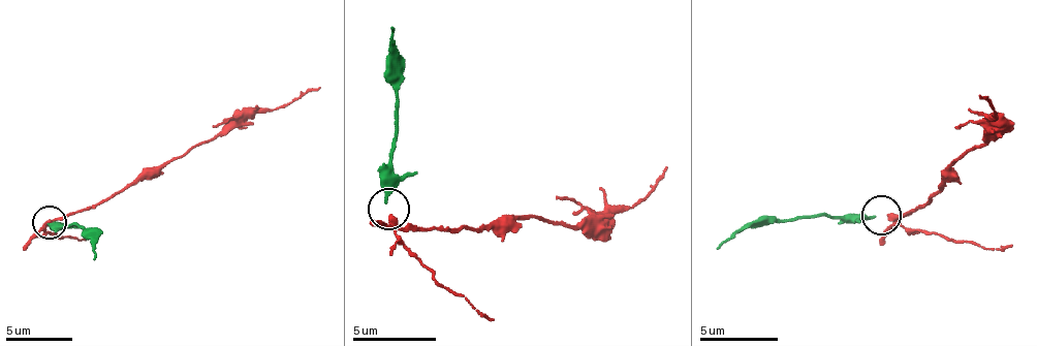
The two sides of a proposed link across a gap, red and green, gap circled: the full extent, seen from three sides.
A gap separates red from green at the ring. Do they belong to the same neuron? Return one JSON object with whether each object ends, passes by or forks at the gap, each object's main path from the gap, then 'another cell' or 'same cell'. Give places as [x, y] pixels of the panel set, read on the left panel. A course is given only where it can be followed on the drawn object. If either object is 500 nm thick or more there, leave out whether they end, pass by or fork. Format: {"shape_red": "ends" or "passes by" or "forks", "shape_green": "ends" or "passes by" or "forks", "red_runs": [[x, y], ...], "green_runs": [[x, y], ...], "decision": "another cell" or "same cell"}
{"shape_red": "passes by", "shape_green": "ends", "red_runs": [[49, 222], [54, 217], [99, 206], [150, 181], [205, 142], [242, 127], [258, 114], [293, 103], [318, 88]], "green_runs": [[48, 222], [76, 224], [97, 232], [94, 258]], "decision": "same cell"}

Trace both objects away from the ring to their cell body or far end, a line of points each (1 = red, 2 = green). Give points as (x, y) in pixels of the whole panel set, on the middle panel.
1: (389, 213), (400, 228), (454, 229), (533, 217), (563, 227), (604, 224), (614, 210), (649, 195), (665, 167)
2: (385, 205), (385, 162), (396, 132), (398, 58), (391, 28)

